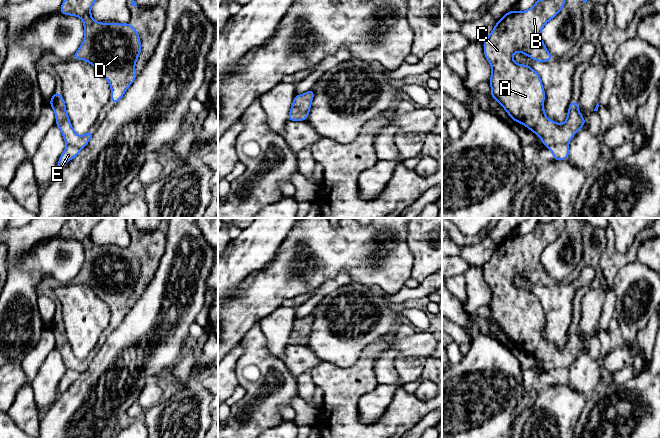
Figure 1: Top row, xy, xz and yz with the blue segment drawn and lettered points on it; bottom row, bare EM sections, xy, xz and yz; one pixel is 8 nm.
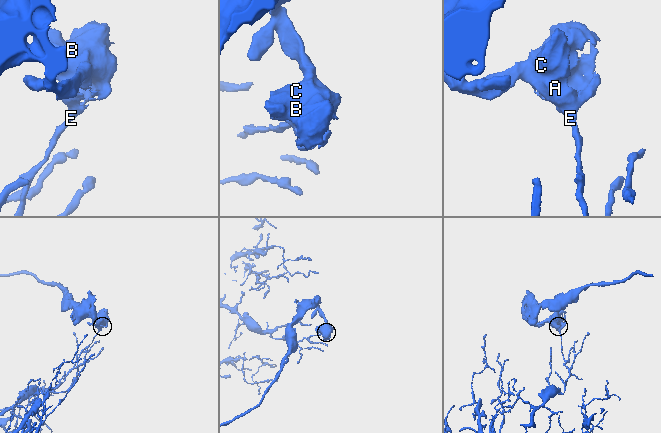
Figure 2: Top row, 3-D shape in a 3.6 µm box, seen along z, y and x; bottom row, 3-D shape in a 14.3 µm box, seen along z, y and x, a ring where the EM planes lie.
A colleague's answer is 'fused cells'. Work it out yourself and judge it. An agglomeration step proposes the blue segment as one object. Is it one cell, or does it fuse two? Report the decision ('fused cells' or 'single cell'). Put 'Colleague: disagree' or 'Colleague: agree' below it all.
fused cells
Colleague: agree

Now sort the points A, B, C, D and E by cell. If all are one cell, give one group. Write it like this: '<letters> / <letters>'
A B C D / E

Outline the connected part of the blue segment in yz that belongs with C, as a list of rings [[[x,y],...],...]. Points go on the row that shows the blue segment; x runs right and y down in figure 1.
[[[537,0],[534,6],[526,11],[512,10],[506,13],[495,25],[492,32],[484,40],[484,54],[486,60],[491,64],[492,74],[489,80],[491,85],[491,97],[495,99],[508,113],[512,120],[523,124],[525,127],[541,138],[545,147],[569,143],[572,137],[585,125],[585,118],[579,113],[578,101],[569,104],[566,121],[559,124],[553,120],[549,120],[543,108],[545,100],[545,92],[542,80],[539,74],[529,65],[517,64],[513,60],[513,54],[520,51],[522,55],[528,55],[532,60],[538,62],[547,62],[554,57],[547,51],[540,35],[544,25],[553,19],[563,8],[566,0]]]

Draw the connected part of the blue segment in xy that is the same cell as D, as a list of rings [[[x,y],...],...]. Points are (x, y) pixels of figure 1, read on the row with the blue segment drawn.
[[[64,0],[60,9],[61,14],[77,16],[84,24],[85,36],[81,46],[72,59],[88,61],[110,84],[111,100],[115,105],[124,95],[137,75],[135,64],[140,55],[140,36],[136,29],[128,22],[101,23],[92,19],[91,8],[96,0]]]

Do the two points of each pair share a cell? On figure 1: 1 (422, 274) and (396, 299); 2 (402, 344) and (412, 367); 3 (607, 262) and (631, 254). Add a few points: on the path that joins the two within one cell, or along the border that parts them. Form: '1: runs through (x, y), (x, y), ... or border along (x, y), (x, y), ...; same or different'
1: border along (431, 274), (420, 283); different
2: border along (425, 357), (399, 356), (394, 362), (398, 378); different
3: runs through (613, 260), (625, 258); same

